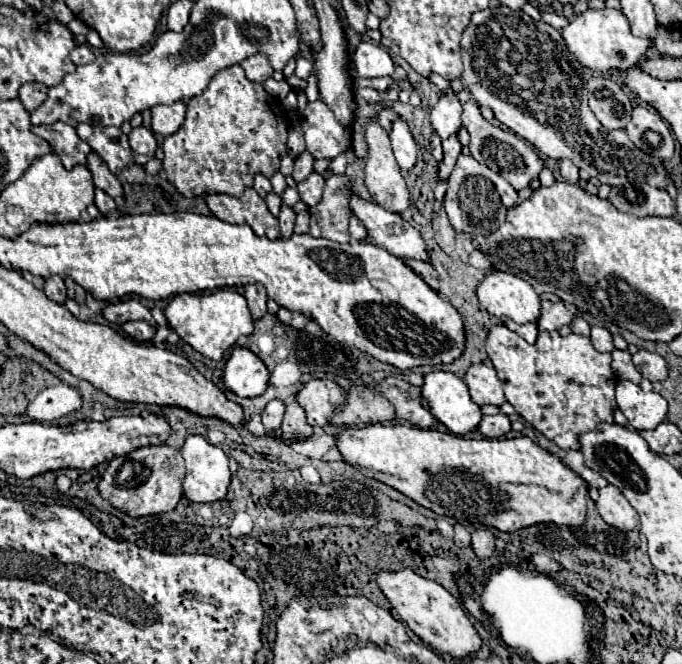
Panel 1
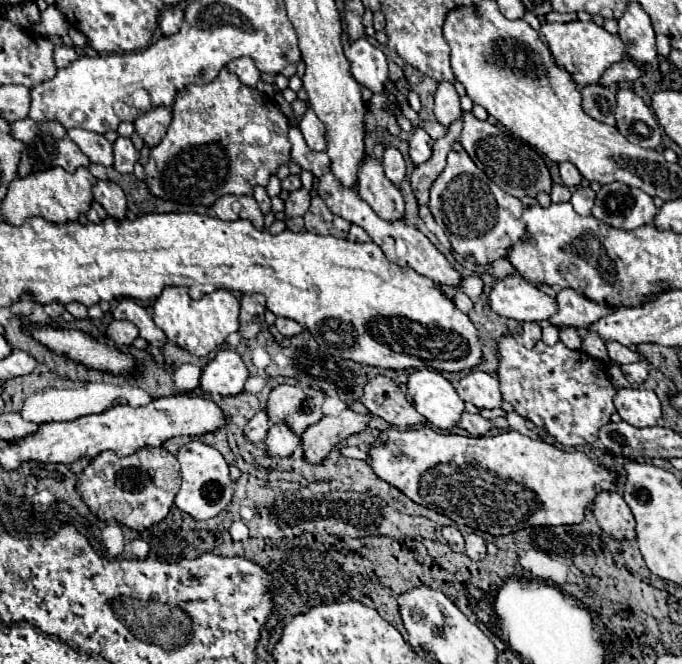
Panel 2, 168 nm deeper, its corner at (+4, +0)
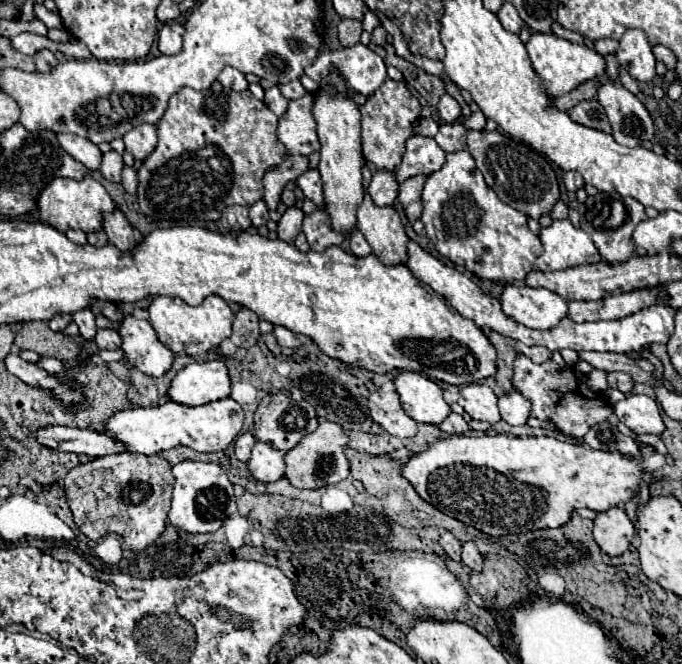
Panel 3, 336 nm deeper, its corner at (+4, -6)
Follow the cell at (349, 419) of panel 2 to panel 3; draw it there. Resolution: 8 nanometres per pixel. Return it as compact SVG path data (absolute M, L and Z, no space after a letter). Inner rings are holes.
M321 422L319 428L307 434L293 450L285 454L285 478L303 490L315 490L329 484L337 484L349 476L349 460L343 454L349 438L343 434L343 428L335 422Z

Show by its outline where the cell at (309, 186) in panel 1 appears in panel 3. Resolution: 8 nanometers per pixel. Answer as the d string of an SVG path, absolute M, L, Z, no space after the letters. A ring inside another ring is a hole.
M295 206L287 208L287 212L283 214L283 218L279 220L279 228L277 228L277 236L283 242L293 242L293 238L301 232L301 222L303 222L303 212Z

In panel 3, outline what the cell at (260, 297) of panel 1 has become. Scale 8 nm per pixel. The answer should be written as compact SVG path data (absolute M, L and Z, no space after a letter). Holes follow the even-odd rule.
M241 308L233 322L231 342L241 348L251 348L257 344L259 338L259 318L249 308Z

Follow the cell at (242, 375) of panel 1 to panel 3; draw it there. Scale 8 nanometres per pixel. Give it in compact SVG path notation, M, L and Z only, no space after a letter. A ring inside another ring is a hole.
M223 360L189 364L175 374L167 398L183 406L201 406L229 396L229 374Z

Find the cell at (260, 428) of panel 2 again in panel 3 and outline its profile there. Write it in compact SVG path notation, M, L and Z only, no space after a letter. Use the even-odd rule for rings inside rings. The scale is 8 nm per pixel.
M251 432L241 434L241 436L235 440L235 458L241 460L241 462L247 462L253 444L255 444L255 438L253 438Z

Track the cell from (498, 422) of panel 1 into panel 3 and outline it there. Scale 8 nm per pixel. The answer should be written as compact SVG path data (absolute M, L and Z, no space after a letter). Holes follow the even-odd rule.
M451 412L451 414L445 418L445 422L439 424L439 430L447 432L447 434L465 434L465 432L469 430L469 426L467 426L467 422L463 420L461 414Z

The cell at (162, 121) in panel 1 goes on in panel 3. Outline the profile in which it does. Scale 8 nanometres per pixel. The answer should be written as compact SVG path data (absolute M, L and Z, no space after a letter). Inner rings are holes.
M141 124L129 130L123 136L123 142L125 142L125 150L135 158L135 162L141 162L157 146L157 128L151 124Z

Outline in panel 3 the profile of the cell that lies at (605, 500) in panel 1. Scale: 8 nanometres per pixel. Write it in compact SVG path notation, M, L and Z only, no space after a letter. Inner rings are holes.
M609 508L607 512L601 512L595 518L595 528L593 528L593 538L599 544L603 554L621 556L631 540L635 536L635 528L627 514L621 508Z

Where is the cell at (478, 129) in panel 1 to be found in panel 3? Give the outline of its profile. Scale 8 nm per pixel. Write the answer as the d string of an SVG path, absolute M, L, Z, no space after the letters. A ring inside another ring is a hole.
M469 130L467 150L475 158L477 168L481 170L489 188L499 196L499 200L523 212L525 216L539 220L543 214L549 214L555 202L559 200L559 182L551 168L551 162L531 146L513 140L497 130L495 132Z

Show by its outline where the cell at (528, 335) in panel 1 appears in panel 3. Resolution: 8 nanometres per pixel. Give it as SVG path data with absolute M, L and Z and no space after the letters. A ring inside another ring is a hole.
M517 342L517 348L519 348L521 354L525 354L527 358L531 358L537 364L541 364L541 362L551 358L551 350L545 350L545 346L525 346L525 344Z

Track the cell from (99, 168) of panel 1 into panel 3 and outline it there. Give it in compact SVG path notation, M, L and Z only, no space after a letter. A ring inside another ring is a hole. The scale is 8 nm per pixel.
M115 208L115 212L111 212L111 214L105 214L103 230L109 238L109 244L113 244L115 248L119 248L125 254L131 254L131 250L137 246L133 228L119 208Z

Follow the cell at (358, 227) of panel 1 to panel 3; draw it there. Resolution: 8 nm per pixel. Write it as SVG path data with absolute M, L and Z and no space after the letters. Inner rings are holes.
M359 230L351 232L351 236L349 236L349 250L351 250L351 254L357 254L359 258L365 256L365 254L371 254L371 246L367 244L365 236Z

